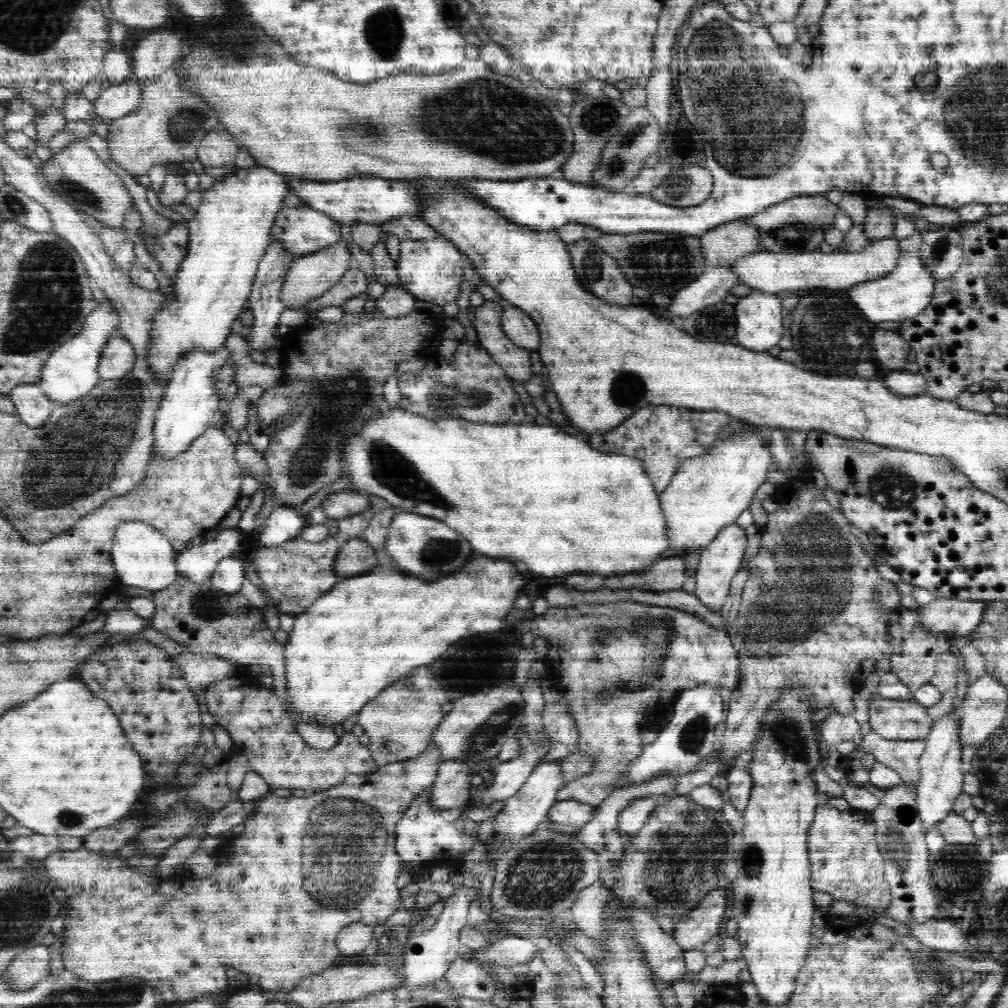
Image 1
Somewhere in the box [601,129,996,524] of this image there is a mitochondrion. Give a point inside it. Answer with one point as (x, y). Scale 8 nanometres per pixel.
(829, 332)

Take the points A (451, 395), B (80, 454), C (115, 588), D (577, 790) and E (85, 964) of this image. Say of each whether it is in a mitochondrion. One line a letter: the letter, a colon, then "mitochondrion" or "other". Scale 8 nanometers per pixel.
A: mitochondrion
B: mitochondrion
C: other
D: other
E: mitochondrion

